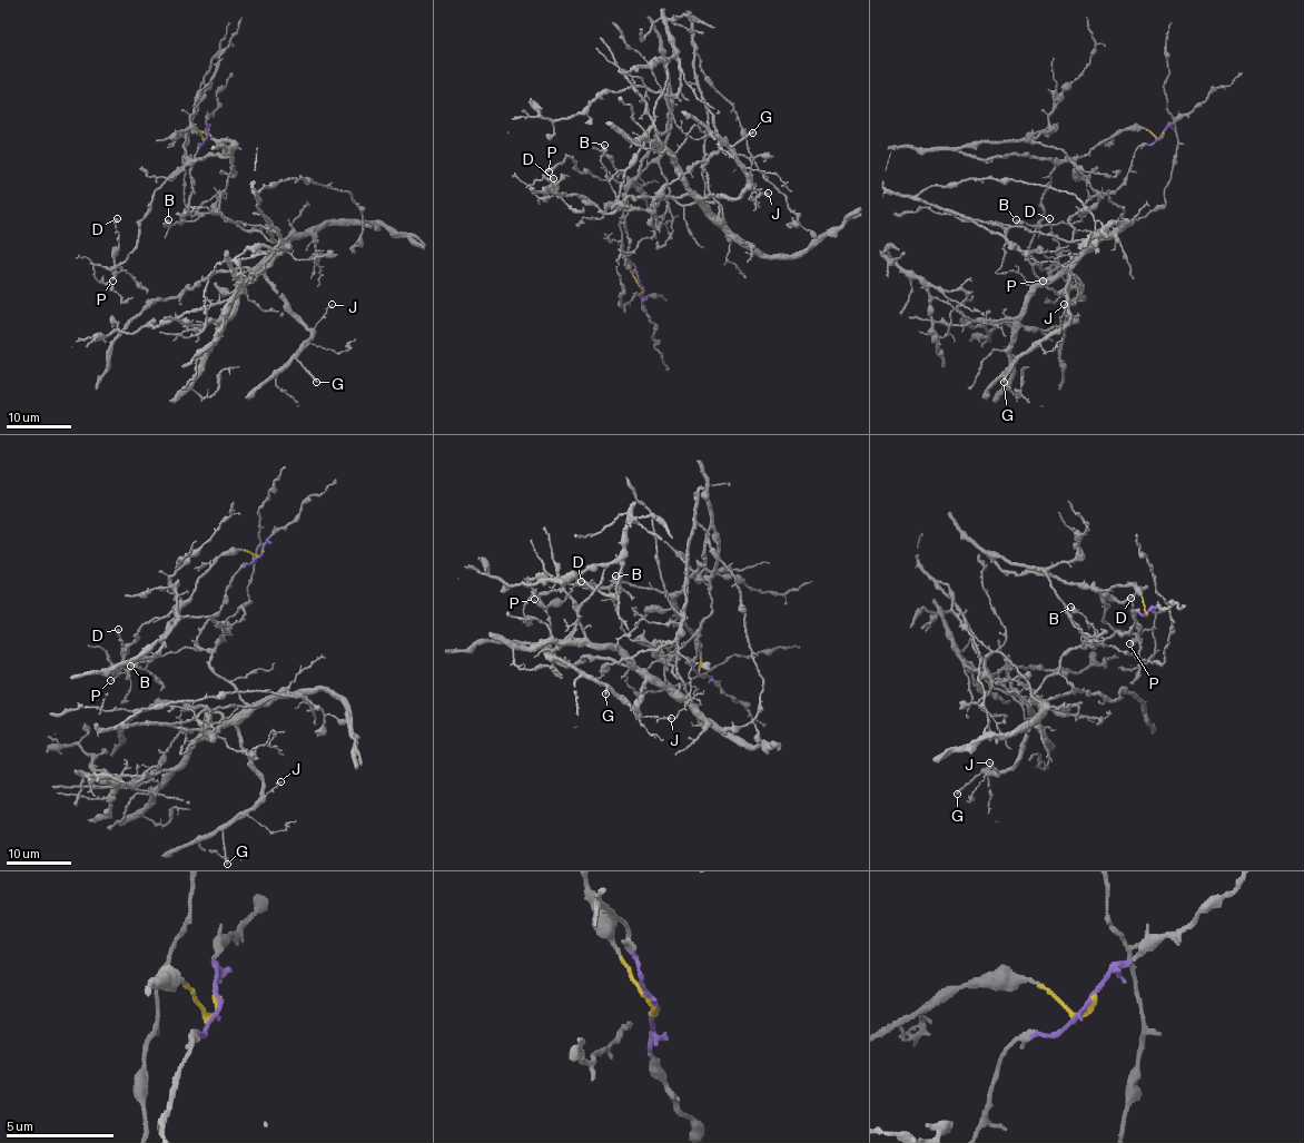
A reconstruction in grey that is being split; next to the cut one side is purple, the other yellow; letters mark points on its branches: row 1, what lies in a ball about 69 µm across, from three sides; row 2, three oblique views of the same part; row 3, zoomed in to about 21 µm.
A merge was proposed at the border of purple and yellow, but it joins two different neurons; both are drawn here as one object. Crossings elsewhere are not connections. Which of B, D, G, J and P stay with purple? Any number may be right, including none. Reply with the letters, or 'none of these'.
B, G, J

